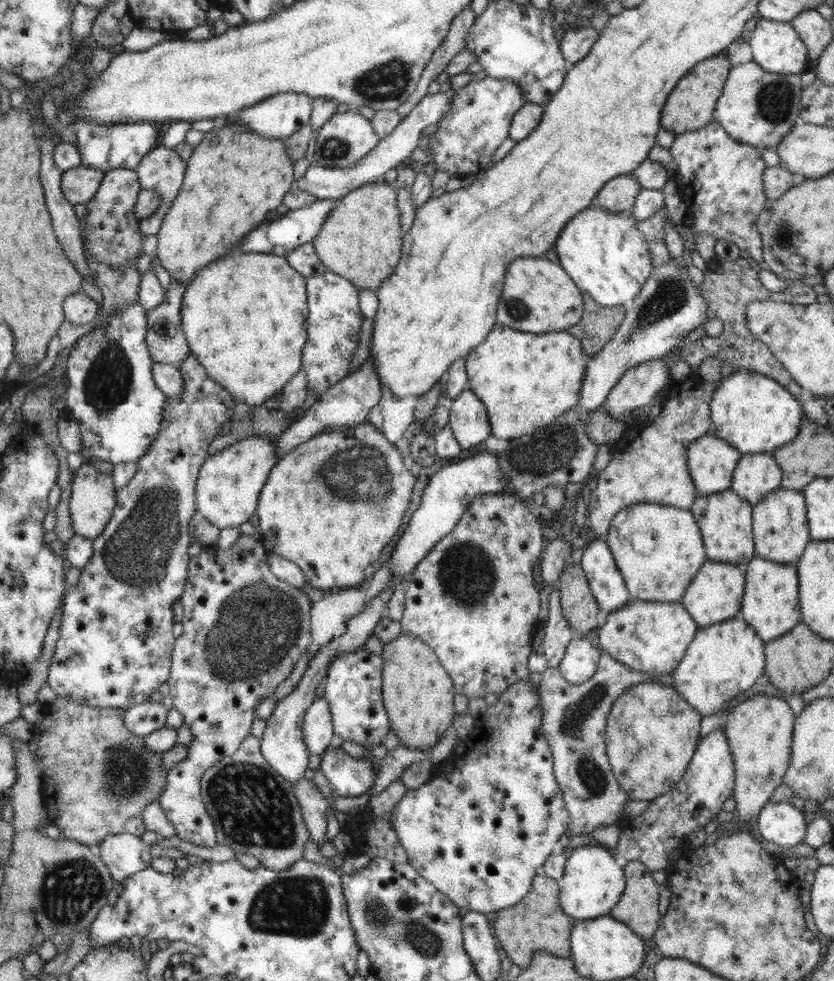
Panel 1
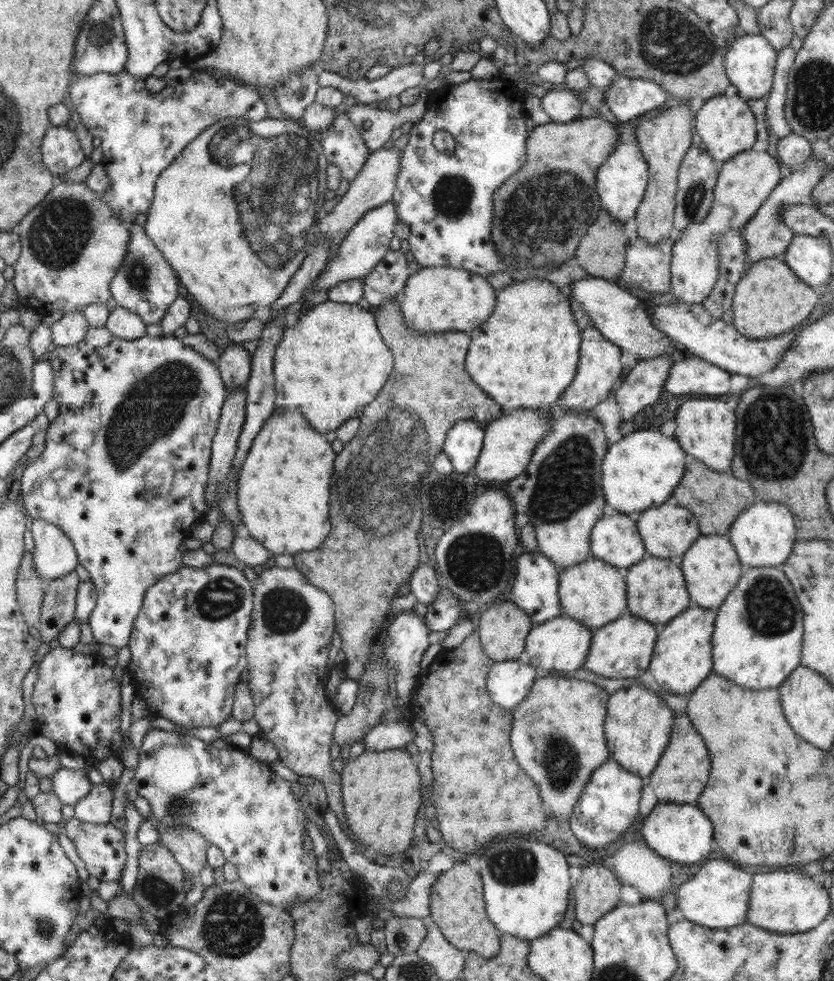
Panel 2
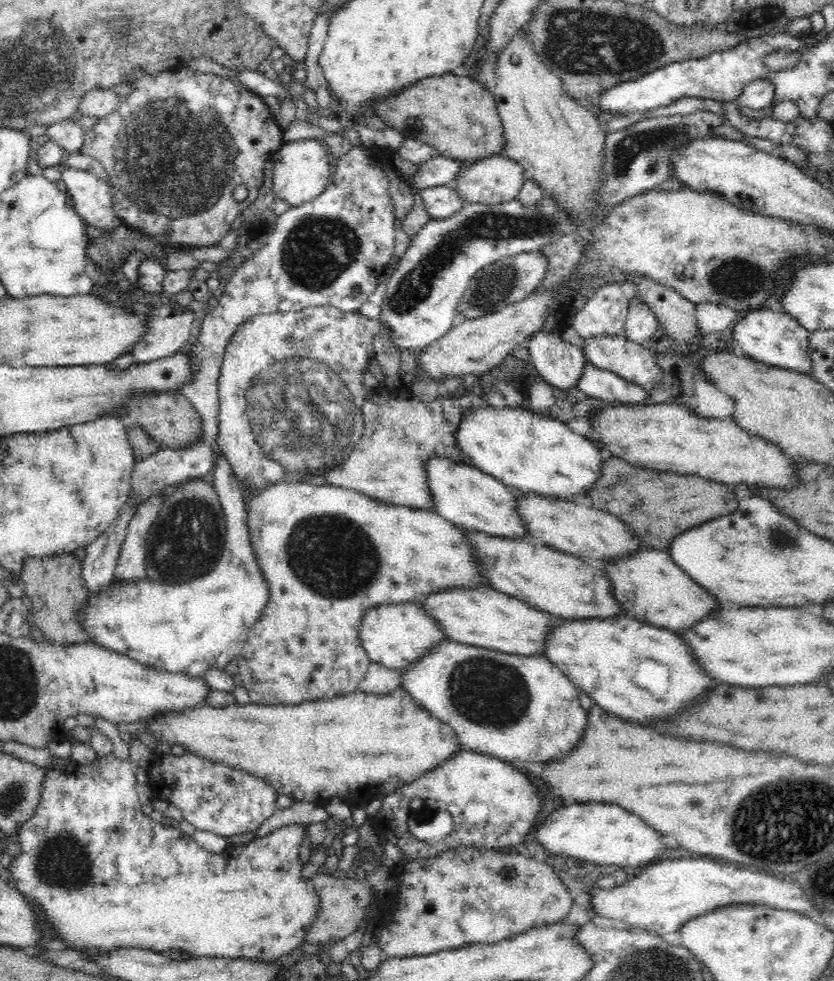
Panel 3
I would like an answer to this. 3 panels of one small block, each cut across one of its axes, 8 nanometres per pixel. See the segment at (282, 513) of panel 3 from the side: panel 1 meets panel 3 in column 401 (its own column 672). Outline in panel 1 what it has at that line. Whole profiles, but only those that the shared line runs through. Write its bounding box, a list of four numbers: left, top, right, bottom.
[604,503,707,603]

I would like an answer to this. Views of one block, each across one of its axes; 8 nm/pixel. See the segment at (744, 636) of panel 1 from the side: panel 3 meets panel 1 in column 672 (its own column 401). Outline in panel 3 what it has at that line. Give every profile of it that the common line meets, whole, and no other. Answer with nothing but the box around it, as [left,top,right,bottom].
[401,639,587,762]

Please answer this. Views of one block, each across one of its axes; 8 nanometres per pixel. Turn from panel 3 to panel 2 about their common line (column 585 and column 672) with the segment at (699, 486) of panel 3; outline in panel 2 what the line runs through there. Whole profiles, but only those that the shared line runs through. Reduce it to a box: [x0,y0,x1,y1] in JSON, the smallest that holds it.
[672,458,757,535]

